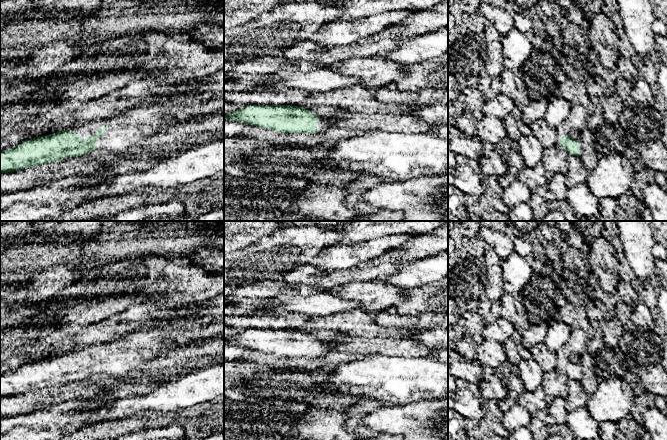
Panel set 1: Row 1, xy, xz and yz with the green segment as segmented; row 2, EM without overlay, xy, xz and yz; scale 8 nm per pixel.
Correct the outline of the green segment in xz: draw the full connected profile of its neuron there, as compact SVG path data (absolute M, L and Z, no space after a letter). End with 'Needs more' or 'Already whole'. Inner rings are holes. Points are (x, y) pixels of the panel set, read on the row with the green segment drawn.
M246 105L225 115L225 118L277 133L318 133L334 126L336 119L349 114L349 111L338 111L322 117L292 105Z. Needs more

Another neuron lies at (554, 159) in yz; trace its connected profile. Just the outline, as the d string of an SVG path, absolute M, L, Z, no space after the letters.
M558 145L544 148L542 163L544 167L553 175L563 174L568 172L567 158L569 153Z

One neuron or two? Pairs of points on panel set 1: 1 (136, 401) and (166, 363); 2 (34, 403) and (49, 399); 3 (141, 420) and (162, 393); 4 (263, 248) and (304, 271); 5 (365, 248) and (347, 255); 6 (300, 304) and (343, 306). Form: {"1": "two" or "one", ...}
{"1": "two", "2": "one", "3": "two", "4": "two", "5": "one", "6": "one"}

